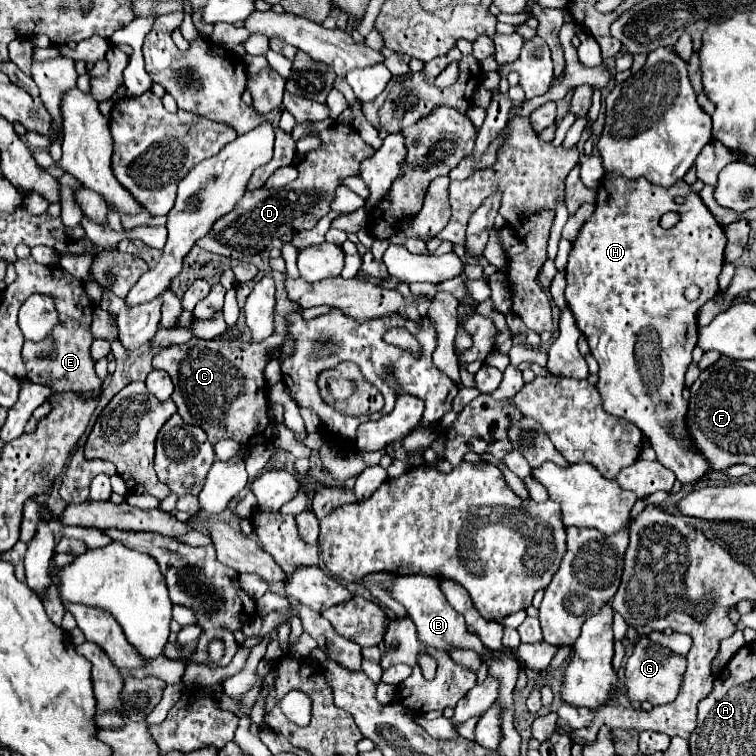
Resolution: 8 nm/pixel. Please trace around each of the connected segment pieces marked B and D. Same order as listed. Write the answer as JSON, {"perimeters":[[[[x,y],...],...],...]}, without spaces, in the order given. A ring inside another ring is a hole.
{"perimeters":[[[[397,576],[393,586],[391,586],[393,598],[397,602],[401,602],[407,608],[409,618],[415,622],[417,626],[417,636],[421,640],[421,644],[449,652],[453,648],[459,650],[474,650],[477,648],[477,641],[481,641],[477,634],[471,634],[465,626],[465,618],[461,618],[461,614],[457,614],[449,602],[445,600],[441,588],[439,588],[439,580],[437,578],[429,578],[429,576]]],[[[336,123],[323,131],[319,138],[323,146],[315,152],[309,152],[299,162],[299,176],[289,186],[279,190],[261,188],[247,192],[241,198],[241,202],[237,202],[237,206],[229,214],[221,216],[211,228],[211,232],[197,244],[209,252],[223,254],[233,260],[245,260],[269,248],[273,238],[277,240],[285,236],[289,230],[291,232],[311,230],[319,222],[319,218],[331,210],[329,204],[333,200],[335,188],[341,184],[341,178],[359,174],[359,162],[367,156],[373,156],[373,146],[363,142],[363,138],[359,138],[353,126]]]]}

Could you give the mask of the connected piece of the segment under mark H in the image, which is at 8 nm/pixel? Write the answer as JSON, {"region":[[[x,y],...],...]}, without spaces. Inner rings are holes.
{"region":[[[609,174],[597,188],[595,212],[581,226],[569,252],[565,298],[577,320],[577,328],[587,336],[591,354],[599,362],[597,390],[601,392],[603,408],[613,416],[637,424],[657,452],[657,460],[683,484],[693,484],[711,470],[693,448],[693,442],[689,442],[685,426],[687,402],[681,394],[685,388],[683,374],[691,364],[691,352],[697,344],[697,312],[719,292],[717,276],[723,268],[725,244],[727,236],[721,224],[703,204],[701,196],[691,192],[691,184],[685,180],[665,188],[653,186],[643,178],[629,182],[627,178],[613,178]],[[671,210],[681,214],[681,222],[665,230],[659,226],[659,218]],[[689,284],[697,284],[703,290],[703,300],[689,302],[683,296]]]}

